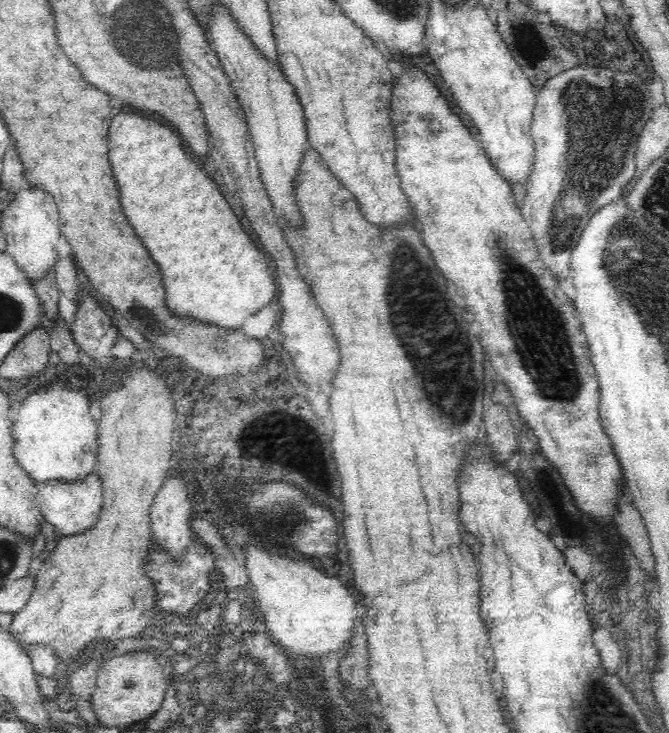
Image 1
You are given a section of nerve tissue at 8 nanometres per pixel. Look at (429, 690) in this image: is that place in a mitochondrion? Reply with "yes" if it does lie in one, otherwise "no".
no

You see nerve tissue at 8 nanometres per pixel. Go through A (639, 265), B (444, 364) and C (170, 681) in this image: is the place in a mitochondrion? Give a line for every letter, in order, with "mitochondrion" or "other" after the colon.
A: mitochondrion
B: mitochondrion
C: mitochondrion

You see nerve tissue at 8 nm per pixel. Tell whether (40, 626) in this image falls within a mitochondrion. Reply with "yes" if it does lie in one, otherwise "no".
no

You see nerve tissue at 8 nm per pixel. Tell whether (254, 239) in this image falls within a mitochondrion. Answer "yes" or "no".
no

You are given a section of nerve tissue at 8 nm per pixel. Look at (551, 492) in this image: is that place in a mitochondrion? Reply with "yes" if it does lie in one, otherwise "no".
no

